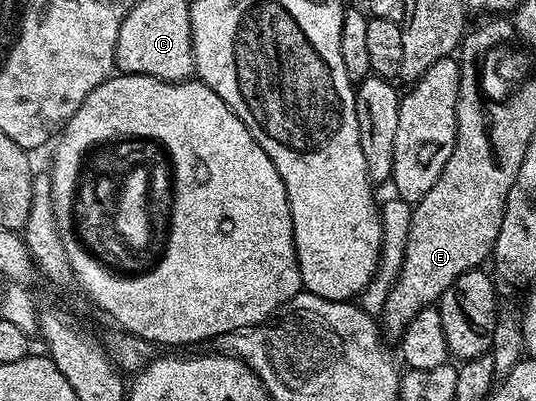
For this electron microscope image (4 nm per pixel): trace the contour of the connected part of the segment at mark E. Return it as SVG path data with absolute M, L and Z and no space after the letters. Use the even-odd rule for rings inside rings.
M457 104L457 132L453 152L441 172L437 176L437 184L425 192L425 196L414 203L409 224L409 240L405 244L405 260L401 264L401 272L395 281L395 287L383 305L381 326L388 339L402 339L403 329L417 316L417 312L434 307L439 297L461 276L470 270L480 269L483 261L492 257L497 232L501 232L501 220L507 203L507 178L497 172L495 162L491 162L491 150L487 150L487 138L483 138L483 114L465 112L465 104Z

